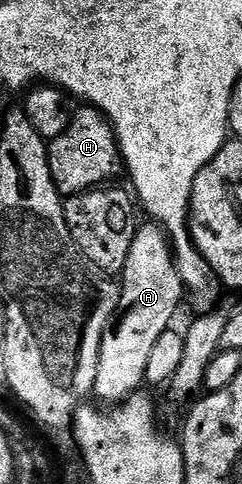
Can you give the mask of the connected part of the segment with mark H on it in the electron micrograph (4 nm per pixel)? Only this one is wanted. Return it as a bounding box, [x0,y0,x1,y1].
[48,105,122,197]

